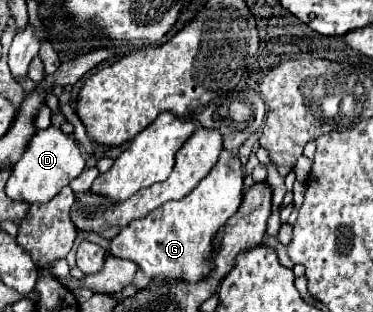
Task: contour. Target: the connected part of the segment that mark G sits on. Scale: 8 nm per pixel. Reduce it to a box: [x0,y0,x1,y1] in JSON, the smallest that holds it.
[110,151,242,281]

